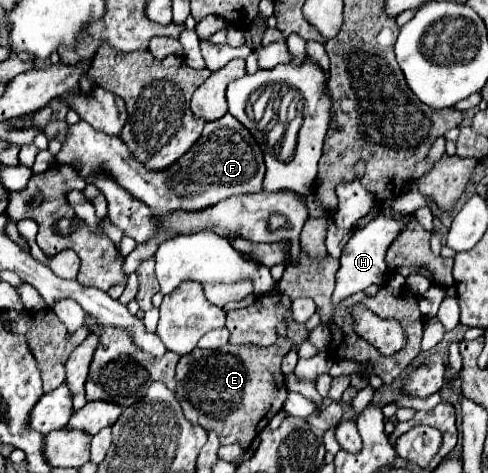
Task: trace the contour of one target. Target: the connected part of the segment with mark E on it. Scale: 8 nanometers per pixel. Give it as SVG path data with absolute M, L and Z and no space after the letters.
M282 337L280 345L270 347L228 343L214 351L194 349L192 353L180 357L174 395L184 411L184 417L206 431L214 431L220 445L240 441L248 447L286 401L288 389L280 371L280 361L290 349L292 343Z

